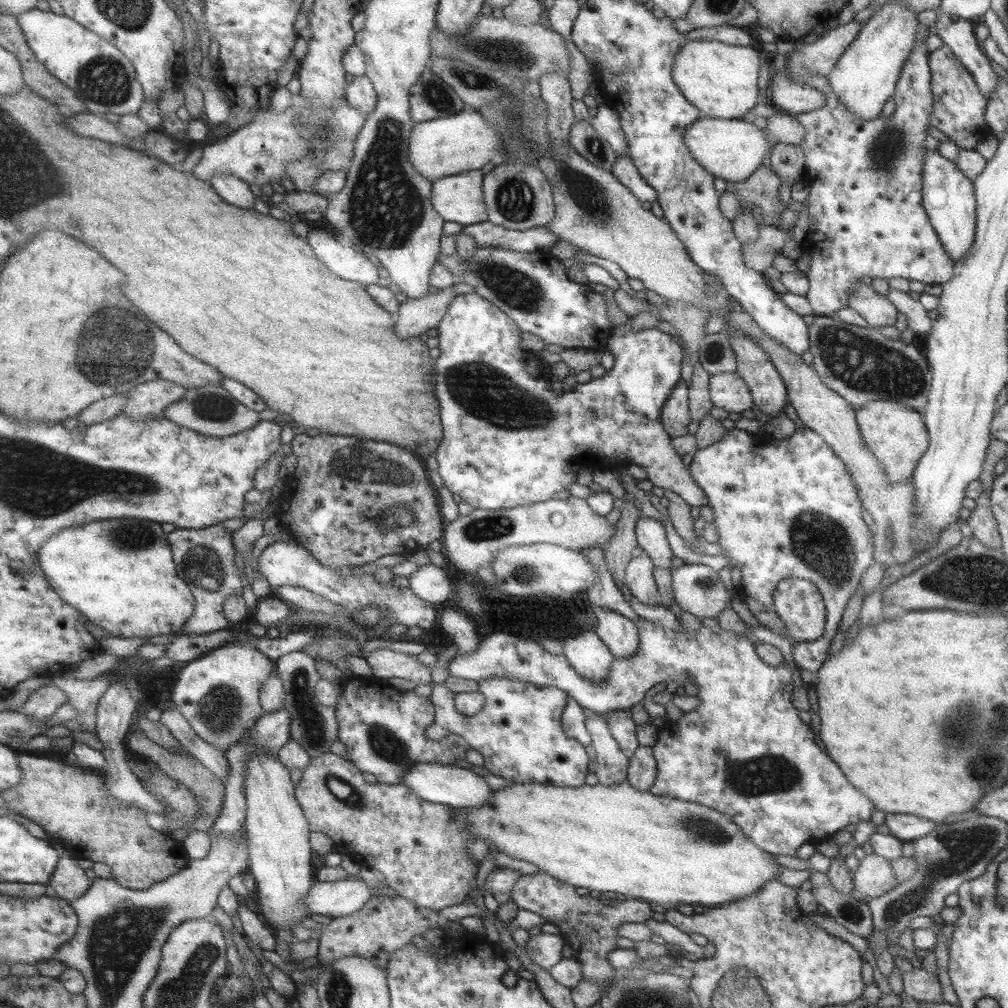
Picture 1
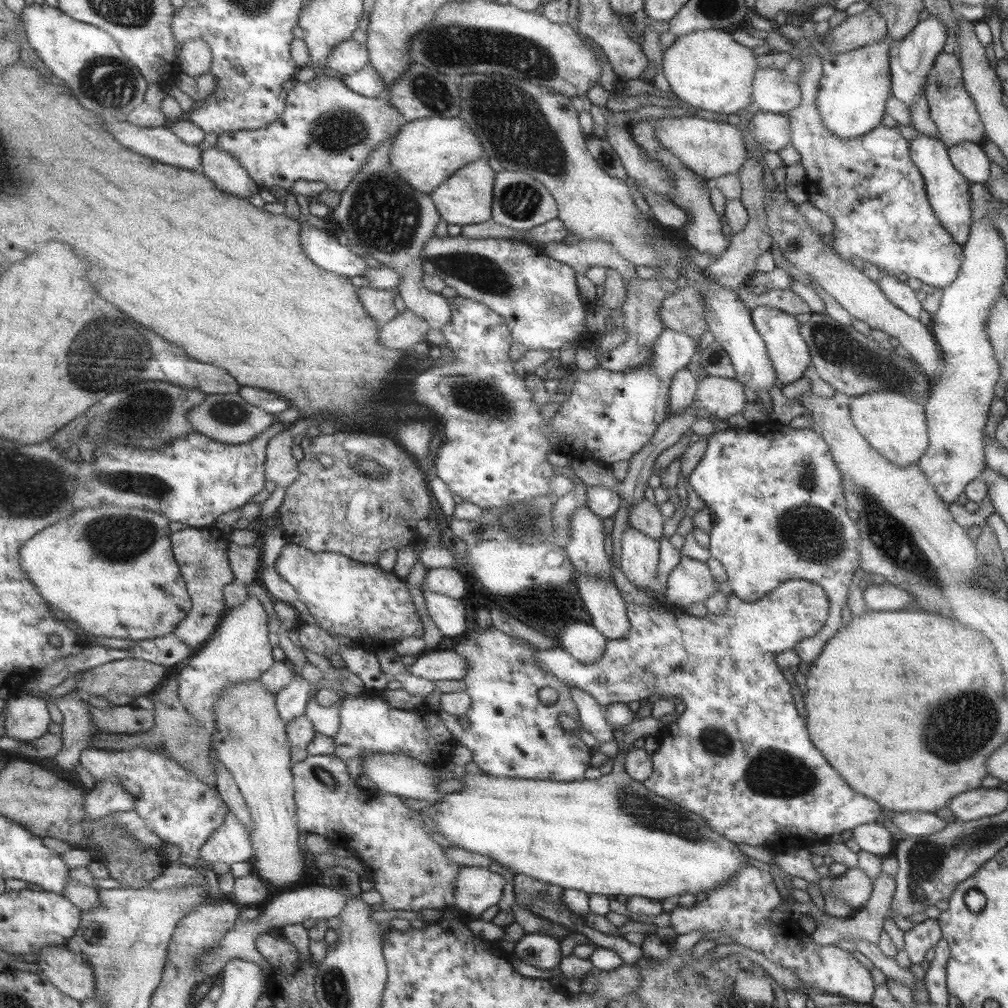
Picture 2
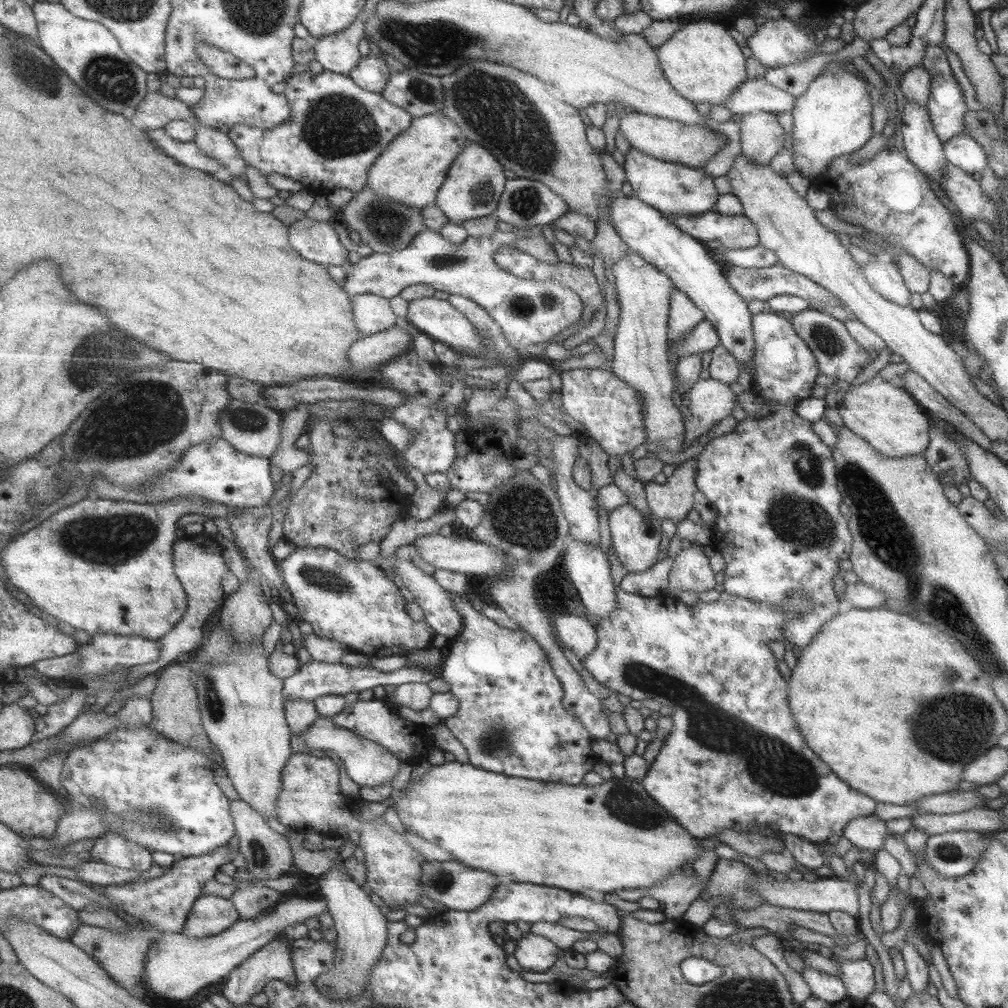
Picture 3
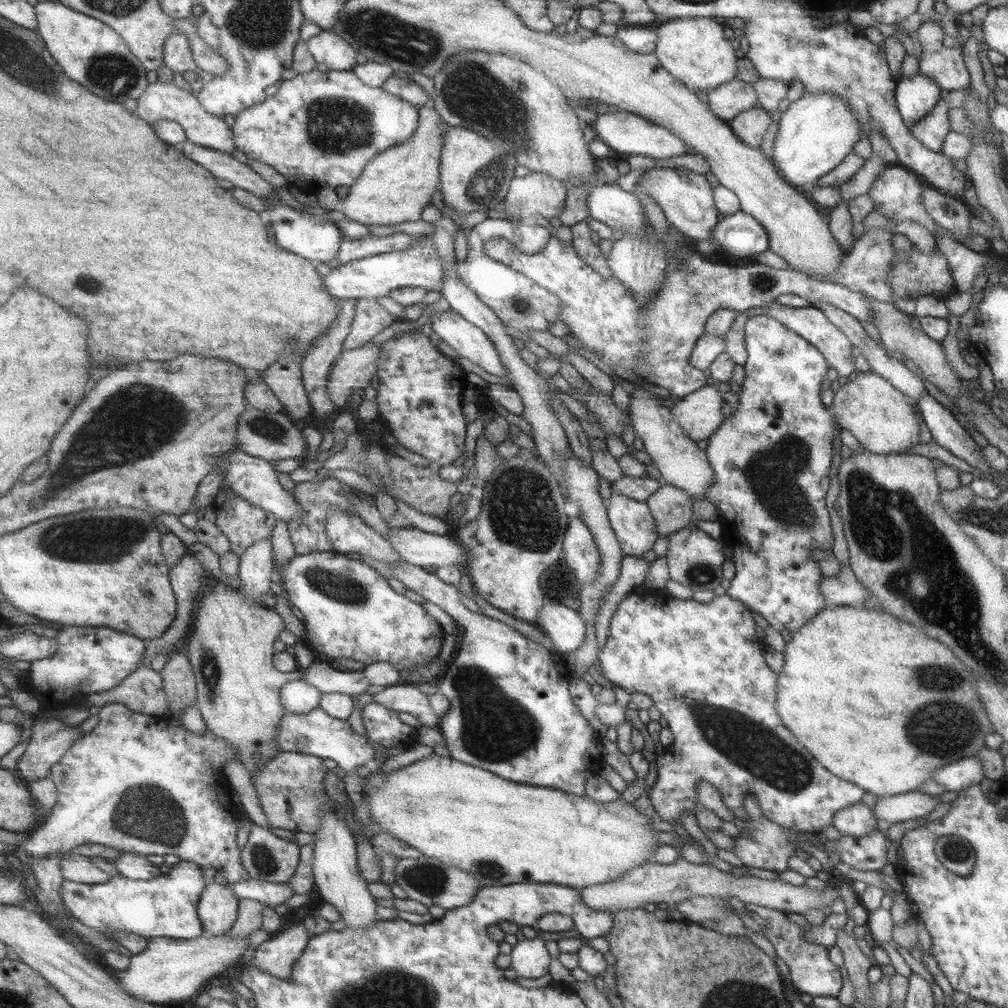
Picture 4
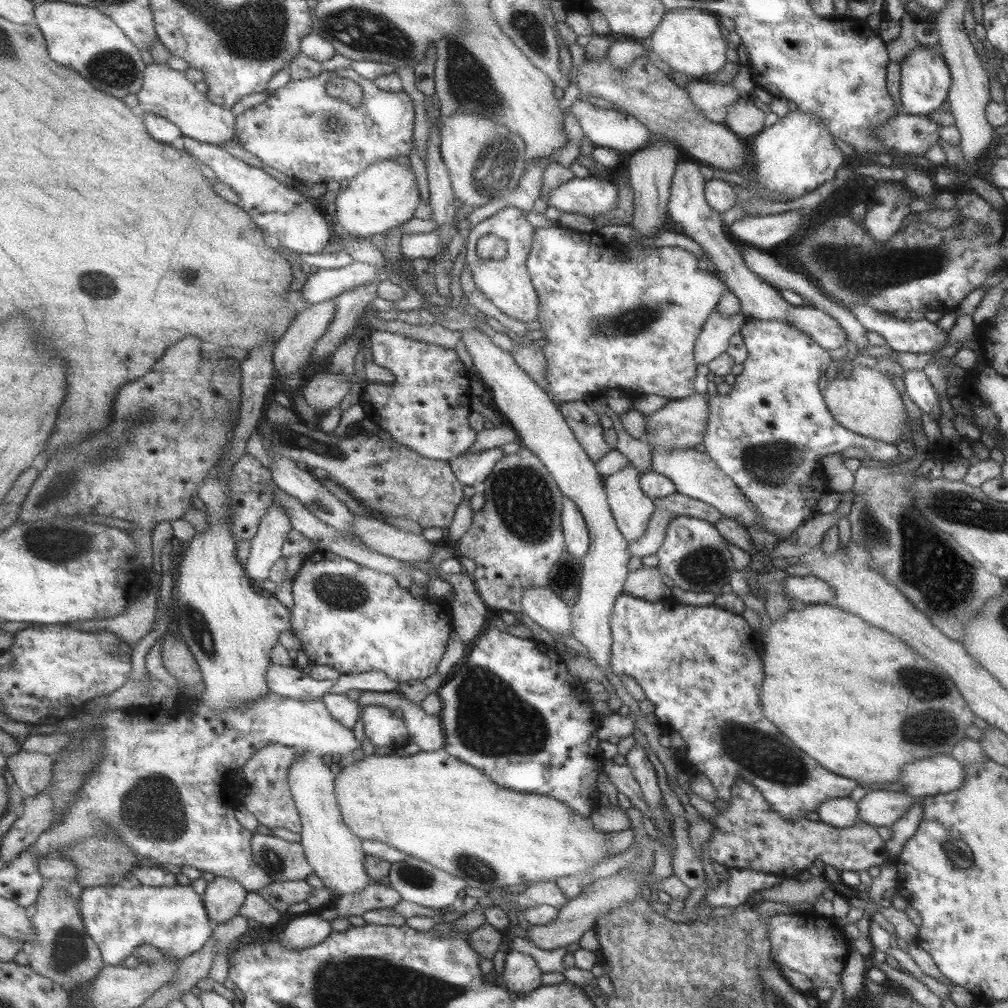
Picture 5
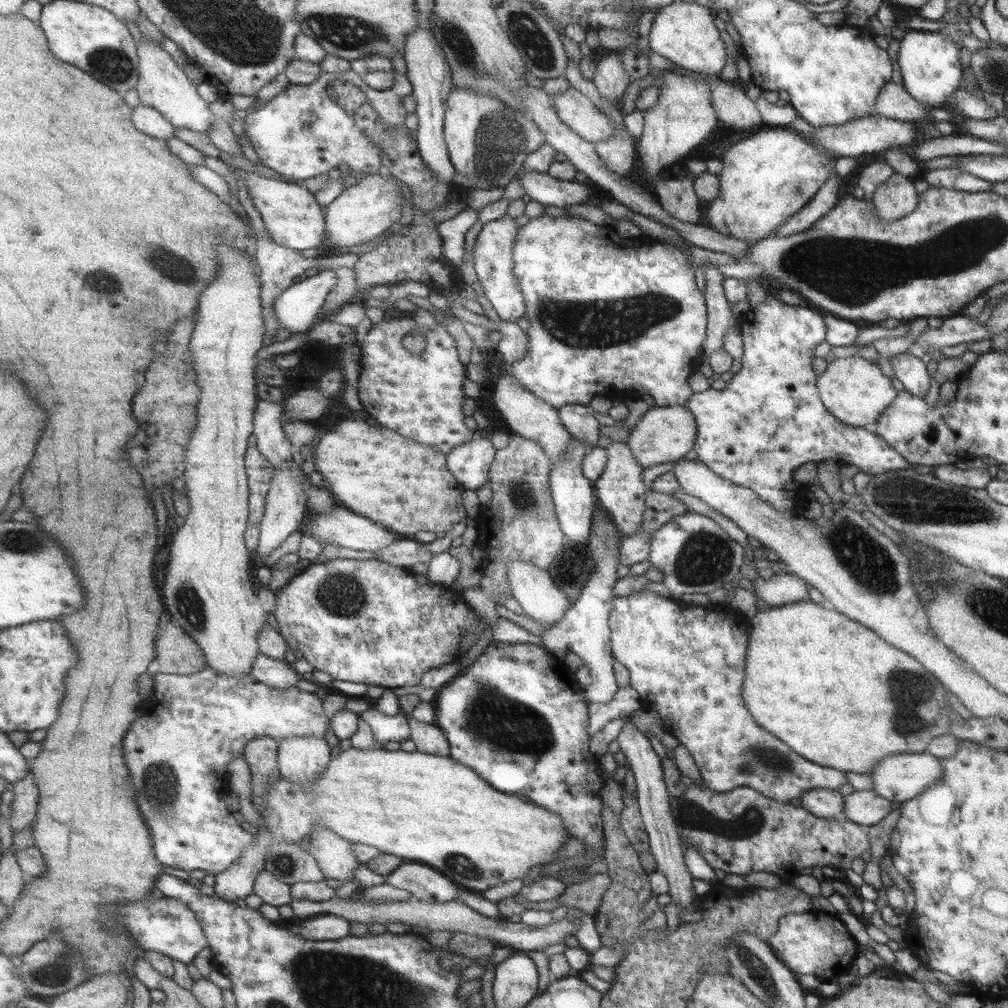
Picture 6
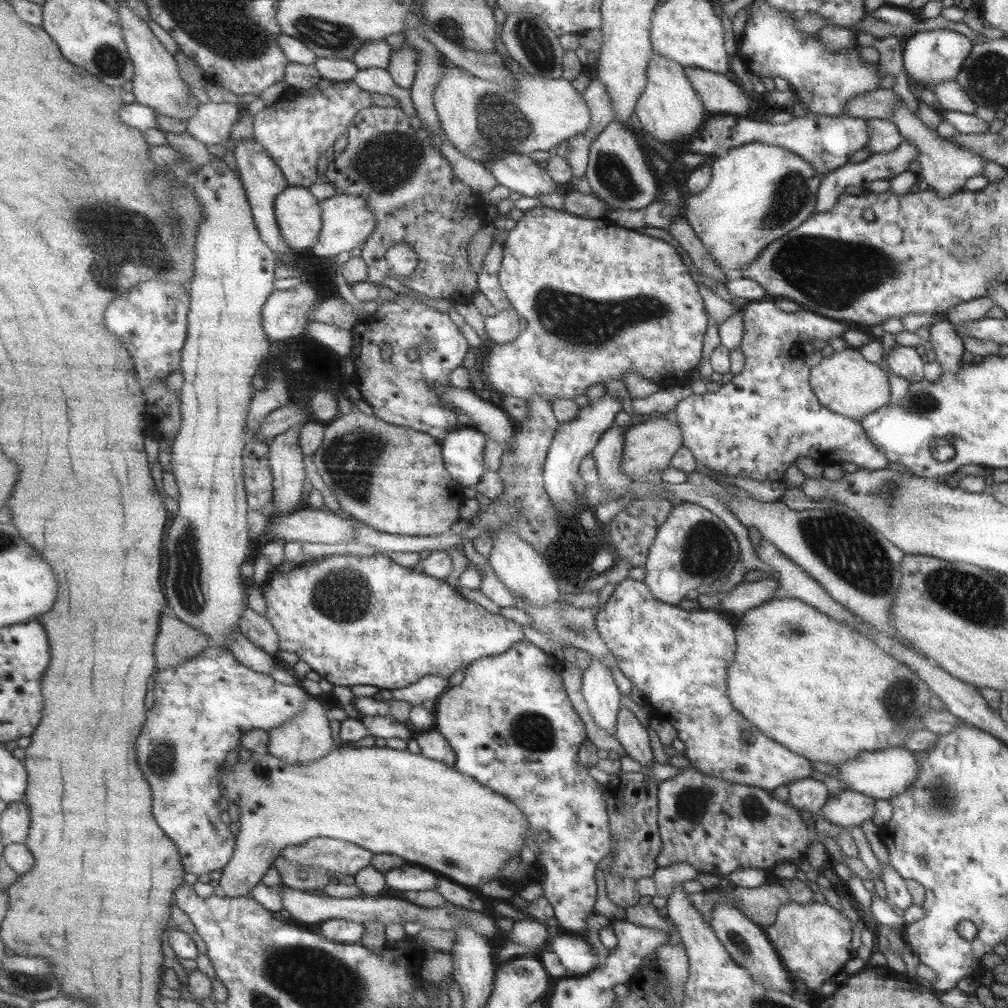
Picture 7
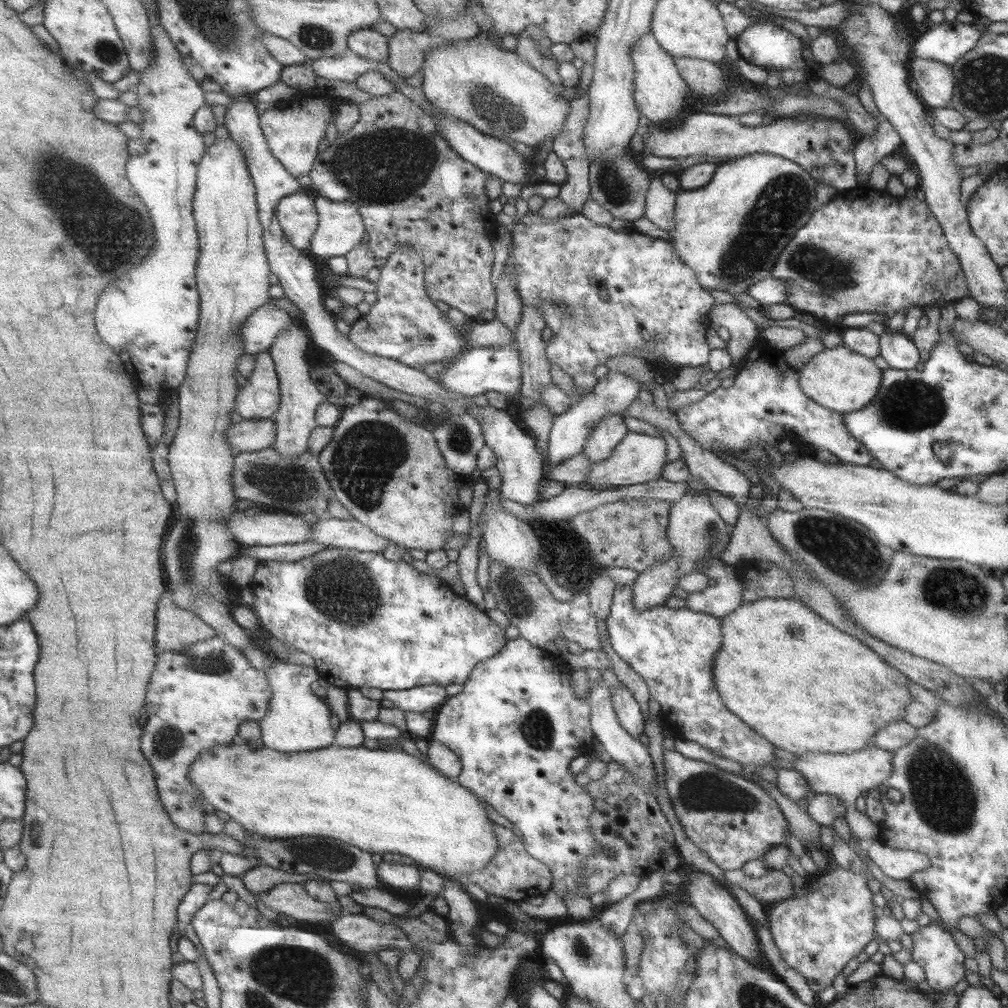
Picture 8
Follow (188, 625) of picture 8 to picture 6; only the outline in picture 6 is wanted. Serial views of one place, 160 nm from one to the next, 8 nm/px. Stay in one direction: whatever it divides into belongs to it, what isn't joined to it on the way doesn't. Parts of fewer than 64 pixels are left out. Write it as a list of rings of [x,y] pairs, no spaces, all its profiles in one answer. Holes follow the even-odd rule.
[[[169,617],[163,622],[155,647],[157,659],[149,666],[148,672],[153,680],[155,673],[197,674],[208,666],[199,642]]]

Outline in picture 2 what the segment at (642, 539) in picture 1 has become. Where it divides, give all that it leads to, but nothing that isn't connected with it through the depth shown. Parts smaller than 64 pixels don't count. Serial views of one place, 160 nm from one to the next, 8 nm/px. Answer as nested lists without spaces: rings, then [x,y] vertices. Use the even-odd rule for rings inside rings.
[[[645,498],[638,500],[634,506],[629,508],[628,525],[655,541],[661,538],[664,521],[658,506],[652,505]]]

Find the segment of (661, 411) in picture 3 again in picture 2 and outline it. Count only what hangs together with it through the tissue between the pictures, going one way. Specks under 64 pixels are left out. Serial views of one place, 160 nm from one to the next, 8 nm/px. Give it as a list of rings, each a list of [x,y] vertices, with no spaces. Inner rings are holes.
[[[636,277],[633,282],[625,282],[627,293],[623,303],[619,306],[623,313],[622,327],[628,334],[625,342],[617,348],[611,348],[604,356],[603,360],[598,363],[598,368],[607,369],[613,372],[628,371],[635,367],[641,366],[643,363],[648,366],[648,358],[650,357],[651,345],[653,339],[665,328],[661,324],[661,319],[657,315],[657,307],[661,301],[667,296],[667,292],[661,290],[656,279],[640,279]]]

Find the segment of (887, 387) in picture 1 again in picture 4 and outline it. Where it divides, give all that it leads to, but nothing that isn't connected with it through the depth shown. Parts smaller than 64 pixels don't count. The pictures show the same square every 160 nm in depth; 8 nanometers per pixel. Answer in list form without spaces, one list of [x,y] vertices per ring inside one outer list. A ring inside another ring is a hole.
[[[771,301],[766,306],[761,306],[762,315],[769,316],[777,322],[784,324],[789,330],[792,330],[797,336],[806,340],[811,346],[814,346],[826,360],[828,368],[833,368],[837,371],[838,376],[849,376],[853,372],[853,355],[851,352],[852,344],[849,342],[848,336],[843,334],[837,326],[833,325],[826,318],[821,310],[817,307],[809,305],[803,308],[793,308],[781,305],[776,301]]]

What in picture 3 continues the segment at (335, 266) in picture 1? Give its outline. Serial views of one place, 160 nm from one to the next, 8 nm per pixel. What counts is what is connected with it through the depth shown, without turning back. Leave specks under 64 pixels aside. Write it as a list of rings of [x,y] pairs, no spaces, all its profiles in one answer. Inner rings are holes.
[[[305,216],[289,226],[291,244],[303,258],[320,265],[350,267],[349,249],[339,240],[332,219],[317,221]]]

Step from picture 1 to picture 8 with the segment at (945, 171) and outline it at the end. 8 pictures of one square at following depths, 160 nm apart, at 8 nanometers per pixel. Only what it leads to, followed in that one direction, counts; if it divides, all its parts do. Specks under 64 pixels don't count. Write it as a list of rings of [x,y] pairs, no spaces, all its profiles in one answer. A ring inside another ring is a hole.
[[[943,21],[926,27],[912,44],[911,57],[927,59],[951,67],[975,47],[981,33],[970,23]]]

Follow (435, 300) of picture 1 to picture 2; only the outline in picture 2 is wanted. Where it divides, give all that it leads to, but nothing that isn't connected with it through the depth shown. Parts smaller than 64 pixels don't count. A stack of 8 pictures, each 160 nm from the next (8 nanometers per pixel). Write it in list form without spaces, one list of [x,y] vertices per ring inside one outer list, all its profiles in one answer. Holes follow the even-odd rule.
[[[407,308],[394,320],[381,326],[380,335],[385,346],[407,350],[427,341],[427,332],[431,329],[431,323]]]

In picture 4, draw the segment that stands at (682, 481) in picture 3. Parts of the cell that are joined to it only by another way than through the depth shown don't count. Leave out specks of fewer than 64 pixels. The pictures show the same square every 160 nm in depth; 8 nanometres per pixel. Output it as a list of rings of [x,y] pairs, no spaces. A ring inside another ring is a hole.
[[[667,481],[661,483],[645,500],[655,520],[657,536],[667,537],[692,523],[692,503],[691,496],[685,490]]]

